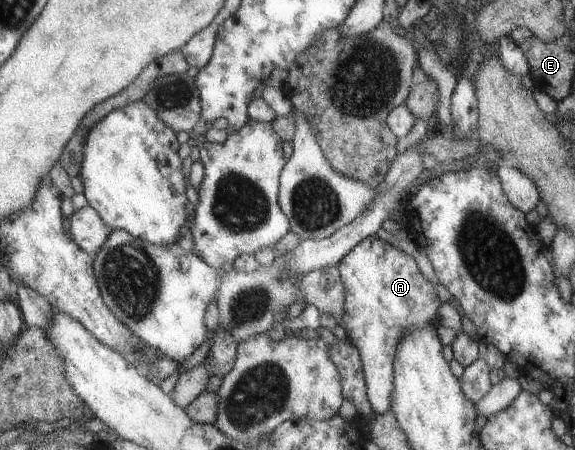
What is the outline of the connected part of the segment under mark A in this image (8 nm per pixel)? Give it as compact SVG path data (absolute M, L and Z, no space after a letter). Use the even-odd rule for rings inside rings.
M375 234L357 242L336 265L344 291L344 314L337 321L358 351L366 396L375 415L389 409L392 401L392 363L403 330L434 321L439 299L431 283L423 279L415 261L379 241Z

